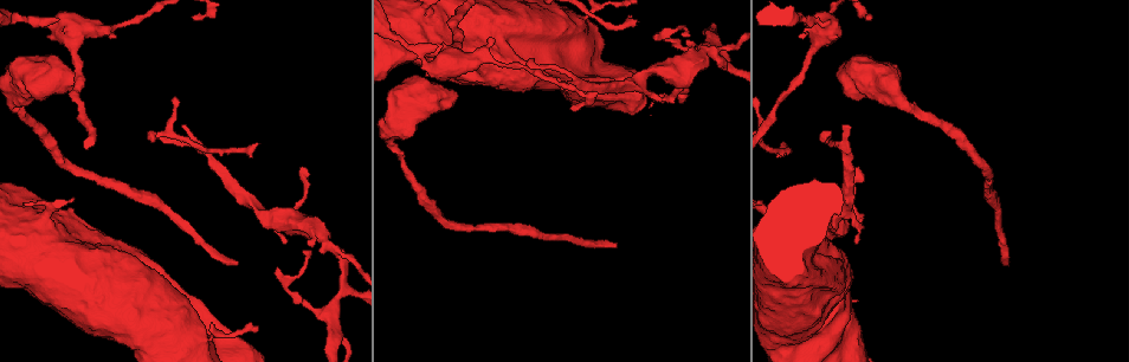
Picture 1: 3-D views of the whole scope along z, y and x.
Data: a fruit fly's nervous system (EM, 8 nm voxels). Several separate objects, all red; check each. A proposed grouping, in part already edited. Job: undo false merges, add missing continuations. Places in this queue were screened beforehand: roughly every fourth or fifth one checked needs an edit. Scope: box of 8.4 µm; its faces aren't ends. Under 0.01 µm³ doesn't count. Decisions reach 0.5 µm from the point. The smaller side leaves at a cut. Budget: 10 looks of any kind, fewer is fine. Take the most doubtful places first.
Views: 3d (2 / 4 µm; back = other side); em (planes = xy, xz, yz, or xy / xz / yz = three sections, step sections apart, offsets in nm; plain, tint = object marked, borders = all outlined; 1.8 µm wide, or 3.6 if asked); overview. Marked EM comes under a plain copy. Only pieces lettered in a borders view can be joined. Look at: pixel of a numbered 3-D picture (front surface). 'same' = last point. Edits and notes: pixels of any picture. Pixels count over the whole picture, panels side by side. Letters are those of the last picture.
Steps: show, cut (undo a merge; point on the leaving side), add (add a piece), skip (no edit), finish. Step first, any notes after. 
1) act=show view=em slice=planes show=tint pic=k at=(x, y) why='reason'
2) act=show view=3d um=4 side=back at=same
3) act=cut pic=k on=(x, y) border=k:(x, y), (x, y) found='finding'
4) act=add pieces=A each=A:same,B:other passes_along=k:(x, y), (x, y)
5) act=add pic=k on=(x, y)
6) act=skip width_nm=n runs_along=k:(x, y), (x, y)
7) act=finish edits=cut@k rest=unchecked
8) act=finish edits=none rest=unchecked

act=show view=em slice=planes show=borders pic=1 at=(336, 302) why='four or more arms meet'

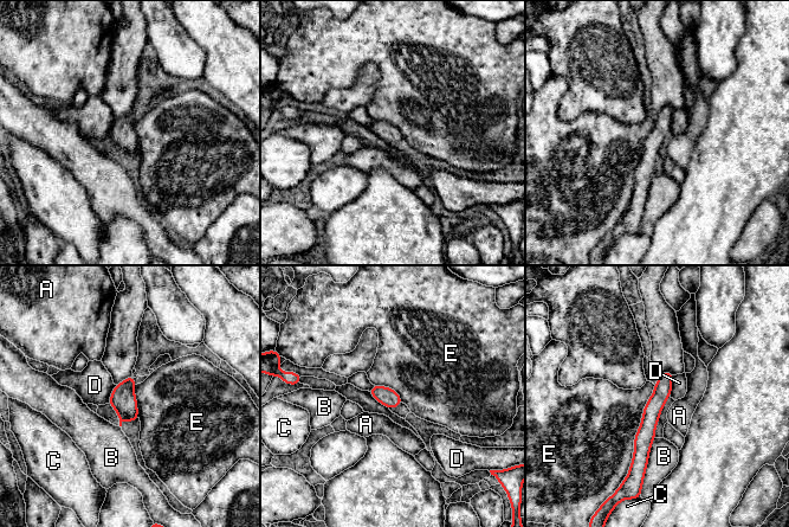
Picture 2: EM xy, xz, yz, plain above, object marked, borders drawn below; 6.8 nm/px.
act=skip width_nm=120 each=A:other,B:other,C:other,D:other,E:other runs_along=2:(667, 374), (642, 441), (640, 467) found='one cell here'

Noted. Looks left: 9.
act=show view=em slice=yz step=8 show=borders pic=1 at=(845, 125) why='thin end'

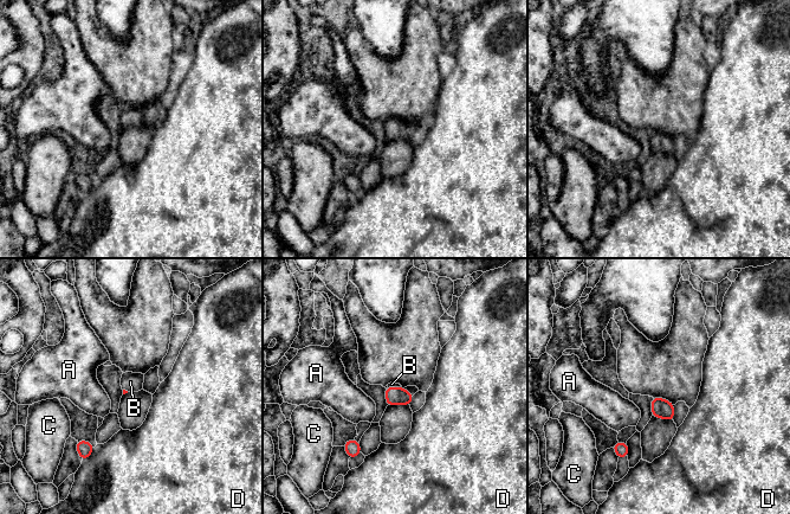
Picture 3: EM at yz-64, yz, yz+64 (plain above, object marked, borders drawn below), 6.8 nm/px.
act=show view=em slice=planes show=borders at=same

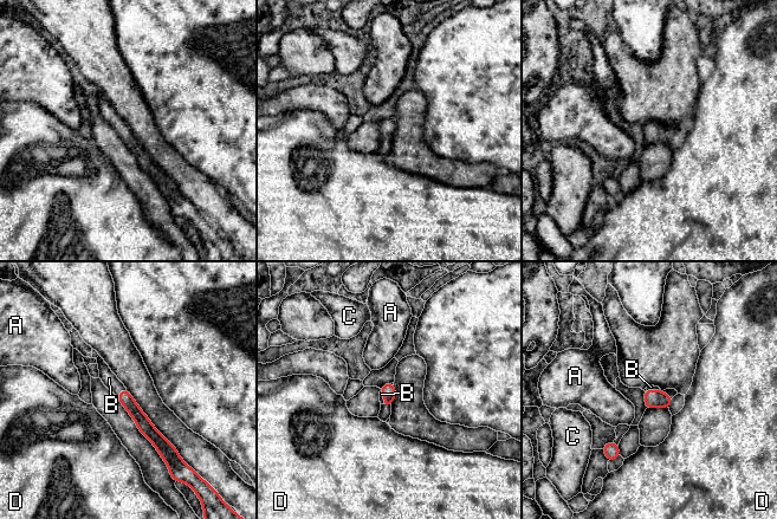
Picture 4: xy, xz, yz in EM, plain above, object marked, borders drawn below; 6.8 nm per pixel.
act=add pieces=B width_nm=90 each=A:other,B:same,C:other,D:other passes_along=4:(124, 396), (121, 390), (109, 378) found='the cell continues'

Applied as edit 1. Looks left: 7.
act=show view=overview

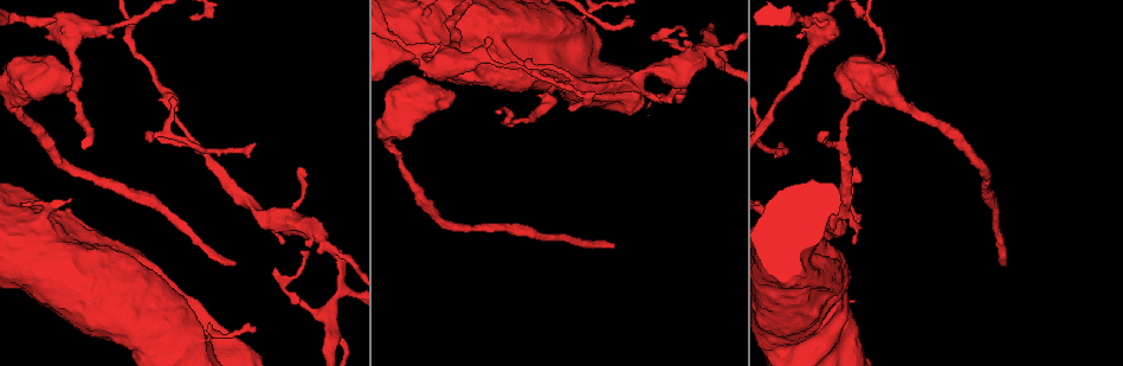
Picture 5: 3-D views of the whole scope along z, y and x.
act=show view=em slice=yz step=16 show=tint pic=5 at=(260, 212) why='a fork'

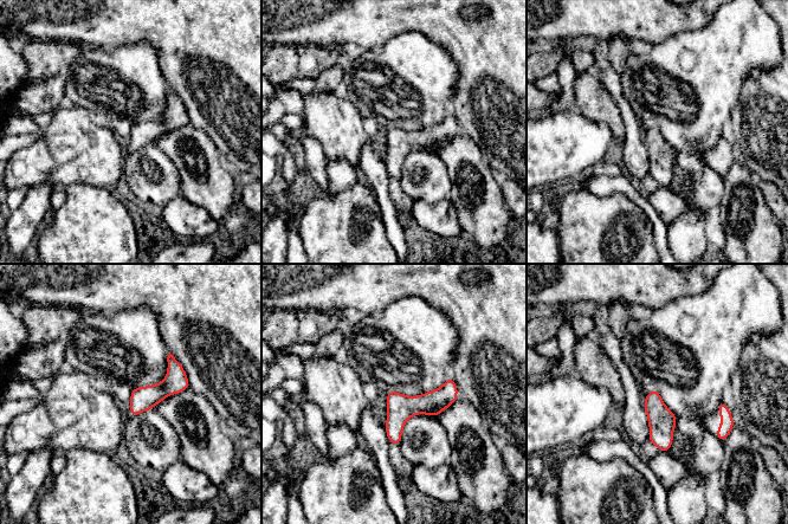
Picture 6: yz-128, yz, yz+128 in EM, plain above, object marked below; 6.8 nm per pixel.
act=show view=em slice=yz step=16 show=borders at=same why='what lies round it'

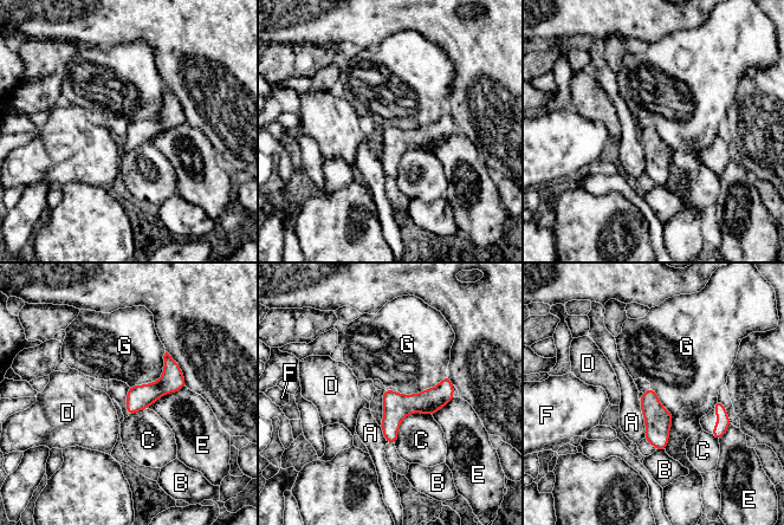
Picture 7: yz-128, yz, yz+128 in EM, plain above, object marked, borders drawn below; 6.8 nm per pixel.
act=skip width_nm=140 each=A:other,B:other,C:other,D:other,E:other,F:other,G:other runs_along=7:(449, 386), (409, 403), (389, 439) found='continuous, no second cell'

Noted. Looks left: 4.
act=show view=3d um=2 pic=5 at=(986, 179) why='a narrow waist'

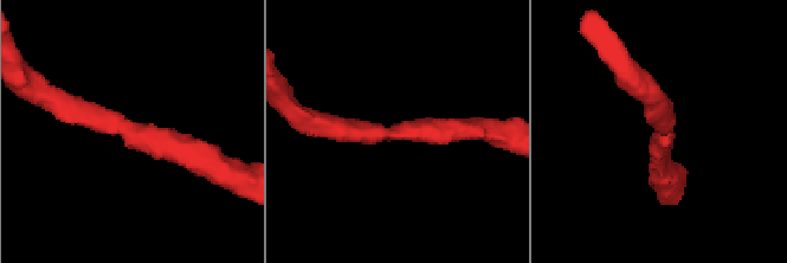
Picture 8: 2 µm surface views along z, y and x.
act=show view=em slice=yz step=4 show=tint pic=8 at=(132, 131)

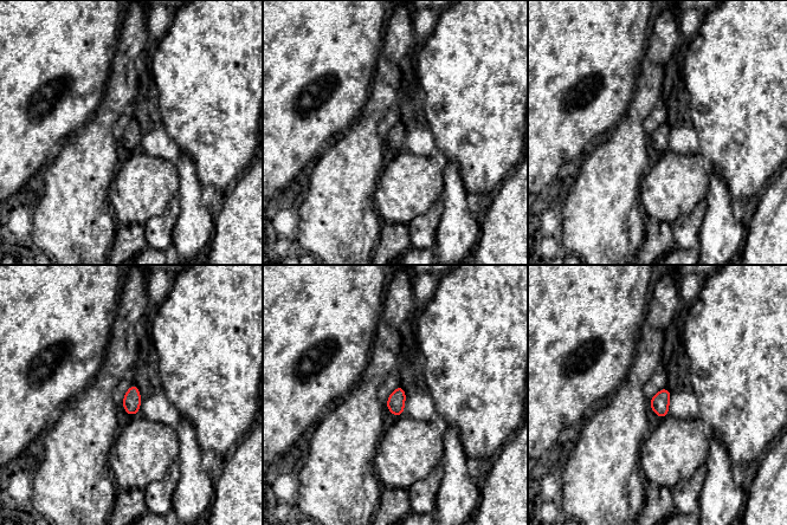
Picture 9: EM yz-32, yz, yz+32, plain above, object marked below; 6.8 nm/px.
act=show view=em slice=planes show=borders at=same why='cut it another way'

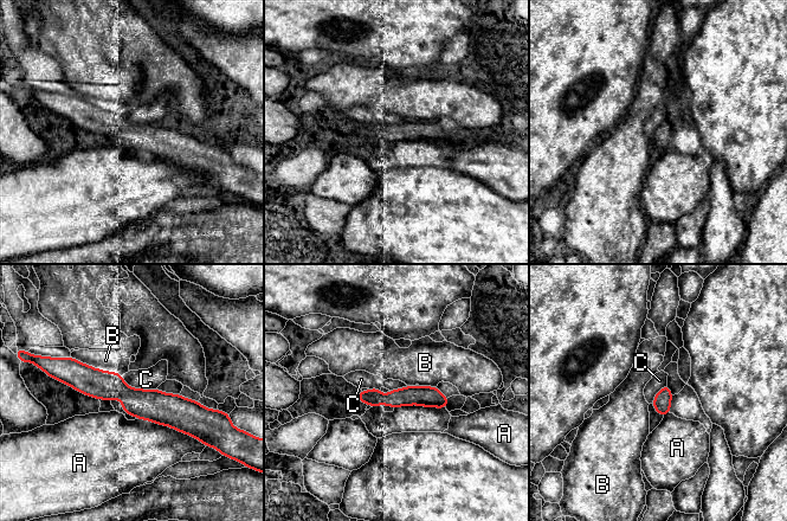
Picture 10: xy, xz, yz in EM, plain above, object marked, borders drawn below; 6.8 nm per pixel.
act=skip each=A:other,B:other,C:other border=10:(122, 375), (131, 387), (156, 388) found='continuous, no second cell'

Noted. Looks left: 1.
act=finish edits=add@4 rest=unchecked

